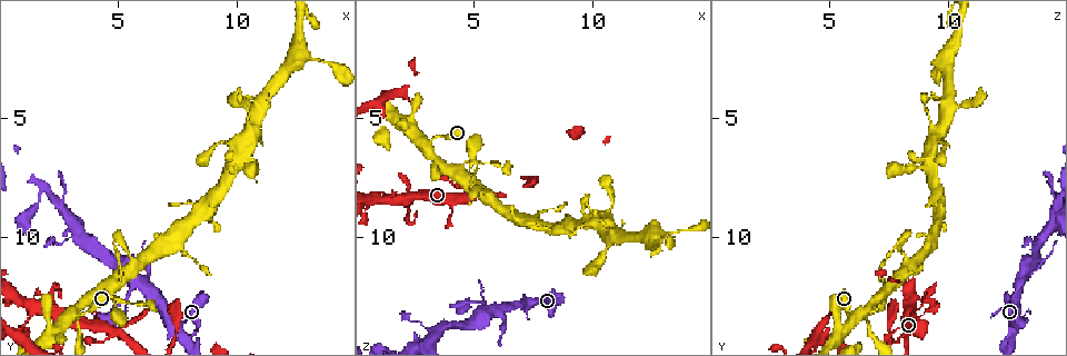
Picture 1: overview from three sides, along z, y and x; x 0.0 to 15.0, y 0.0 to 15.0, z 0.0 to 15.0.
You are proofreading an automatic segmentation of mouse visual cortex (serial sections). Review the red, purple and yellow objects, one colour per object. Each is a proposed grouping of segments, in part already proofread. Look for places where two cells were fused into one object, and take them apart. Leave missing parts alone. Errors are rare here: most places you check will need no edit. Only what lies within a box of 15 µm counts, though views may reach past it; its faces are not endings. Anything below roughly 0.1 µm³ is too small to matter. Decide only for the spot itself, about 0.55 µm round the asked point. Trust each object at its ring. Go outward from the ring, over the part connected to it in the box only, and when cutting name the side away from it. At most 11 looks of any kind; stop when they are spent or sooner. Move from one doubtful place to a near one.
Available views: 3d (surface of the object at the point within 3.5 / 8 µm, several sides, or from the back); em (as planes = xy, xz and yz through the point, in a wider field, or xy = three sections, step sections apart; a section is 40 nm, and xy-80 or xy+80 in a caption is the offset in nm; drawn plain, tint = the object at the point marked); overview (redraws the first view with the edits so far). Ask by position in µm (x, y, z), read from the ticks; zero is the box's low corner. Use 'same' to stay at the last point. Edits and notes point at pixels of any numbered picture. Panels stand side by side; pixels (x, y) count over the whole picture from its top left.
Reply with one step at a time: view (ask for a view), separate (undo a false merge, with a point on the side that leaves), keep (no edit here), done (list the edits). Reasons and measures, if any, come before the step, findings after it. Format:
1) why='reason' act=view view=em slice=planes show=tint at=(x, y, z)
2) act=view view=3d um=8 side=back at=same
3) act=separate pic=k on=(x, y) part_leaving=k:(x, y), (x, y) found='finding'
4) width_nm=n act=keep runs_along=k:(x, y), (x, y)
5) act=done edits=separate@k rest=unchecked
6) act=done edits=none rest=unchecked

act=view view=3d um=3.5 side=back at=(3.1, 13.3, 6.2)

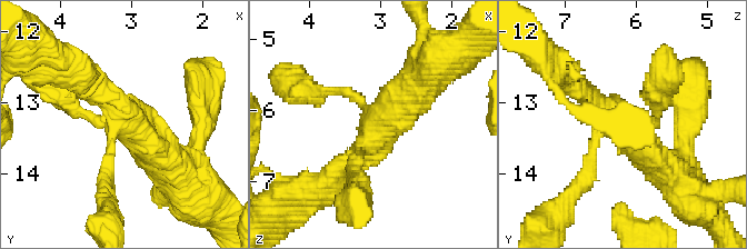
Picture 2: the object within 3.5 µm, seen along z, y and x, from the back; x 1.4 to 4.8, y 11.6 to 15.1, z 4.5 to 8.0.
why='now the EM' act=view view=em slice=planes show=plain at=(3.10, 13.35, 6.10)

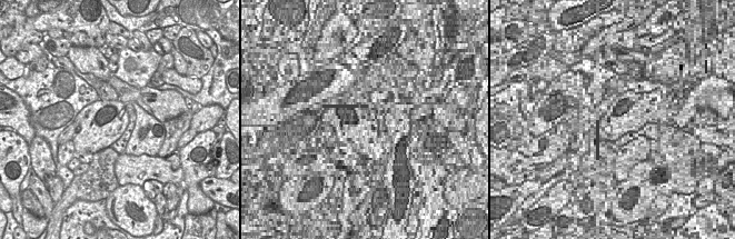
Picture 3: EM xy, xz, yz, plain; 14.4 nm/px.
why='with the object marked' act=view view=em slice=planes show=tint at=same

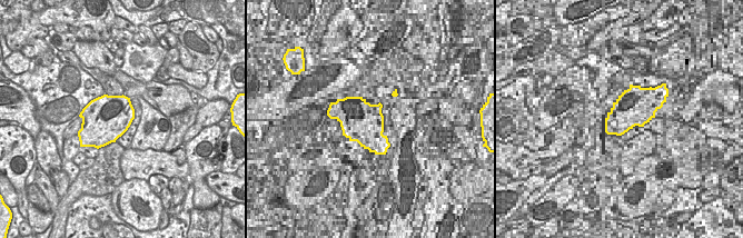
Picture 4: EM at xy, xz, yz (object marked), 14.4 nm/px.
act=keep runs_along=2:(655, 101), (651, 122), (624, 126), (580, 88) found='continuous, no second cell'

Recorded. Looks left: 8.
why='branch point' act=view view=3d um=3.5 side=back at=(1.6, 13.0, 8.3)

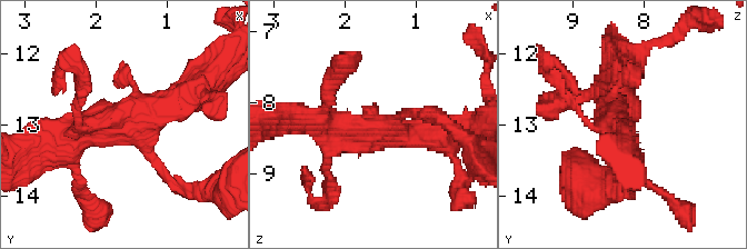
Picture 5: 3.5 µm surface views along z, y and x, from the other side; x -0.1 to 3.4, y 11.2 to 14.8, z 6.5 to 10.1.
act=view view=em slice=xy step=1 show=tint at=(1.60, 12.90, 8.35)

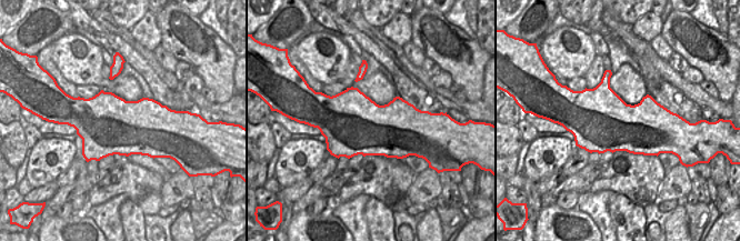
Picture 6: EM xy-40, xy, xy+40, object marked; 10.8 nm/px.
width_nm=650 act=keep runs_along=5:(59, 143), (191, 92) found='continuous, no second cell'

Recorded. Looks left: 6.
why='sudden change in width' act=view view=3d um=8 at=(7.4, 13.8, 12.8)

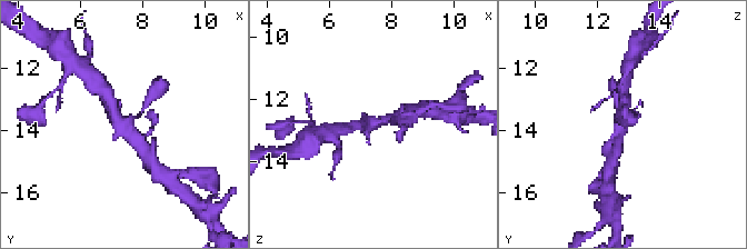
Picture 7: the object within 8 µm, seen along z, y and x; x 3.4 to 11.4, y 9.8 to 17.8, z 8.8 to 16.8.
act=view view=3d um=3.5 at=(7.3, 13.7, 12.9)

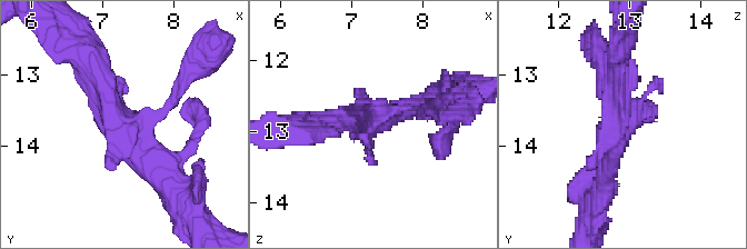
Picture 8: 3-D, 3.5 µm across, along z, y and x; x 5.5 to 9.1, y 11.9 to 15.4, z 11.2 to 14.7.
why='need the tissue' act=view view=em slice=xy step=2 show=tint at=(7.30, 13.75, 12.80)

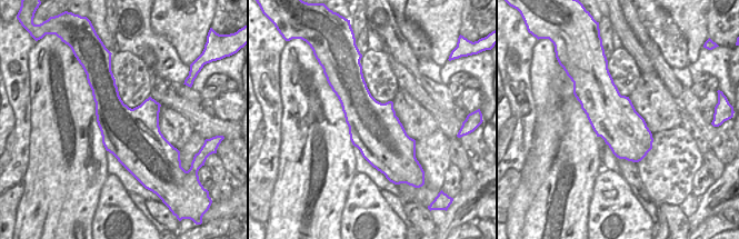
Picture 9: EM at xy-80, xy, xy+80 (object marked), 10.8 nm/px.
act=keep runs_along=8:(429, 107), (344, 118) found='all the same cell'

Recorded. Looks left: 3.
why='narrows sharply' act=view view=3d um=3.5 at=(5.2, 12.7, 12.8)

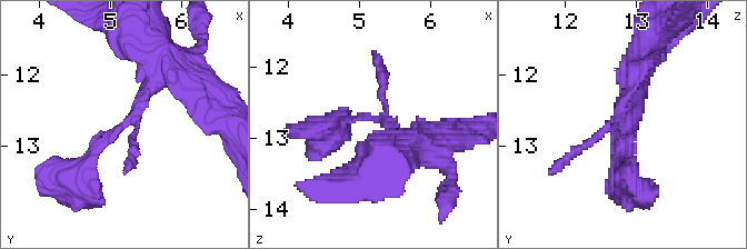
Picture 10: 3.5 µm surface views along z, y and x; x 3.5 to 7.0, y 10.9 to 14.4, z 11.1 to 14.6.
act=view view=em slice=xy step=1 show=tint at=(5.15, 12.75, 12.70)

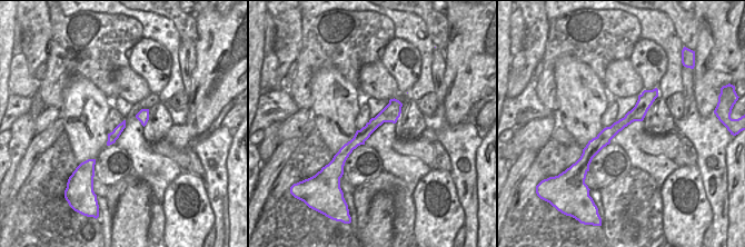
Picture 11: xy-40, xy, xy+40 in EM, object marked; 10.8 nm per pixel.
act=keep runs_along=10:(172, 69), (73, 181) found='continuous, no second cell'

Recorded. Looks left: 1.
act=done edits=none rest=unchecked

